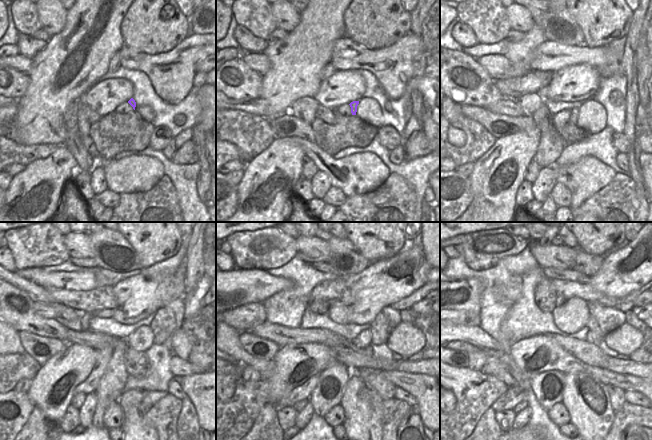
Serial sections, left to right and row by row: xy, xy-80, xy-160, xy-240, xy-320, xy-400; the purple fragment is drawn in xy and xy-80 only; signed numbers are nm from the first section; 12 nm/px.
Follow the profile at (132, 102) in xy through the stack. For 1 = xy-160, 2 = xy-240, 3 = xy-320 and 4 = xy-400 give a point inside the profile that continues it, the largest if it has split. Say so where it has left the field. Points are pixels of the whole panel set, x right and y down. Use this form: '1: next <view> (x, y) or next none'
1: next xy-160 (574, 115)
2: next xy-240 (111, 386)
3: next xy-320 (330, 388)
4: next xy-400 (548, 387)

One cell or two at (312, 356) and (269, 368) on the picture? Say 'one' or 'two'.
two

